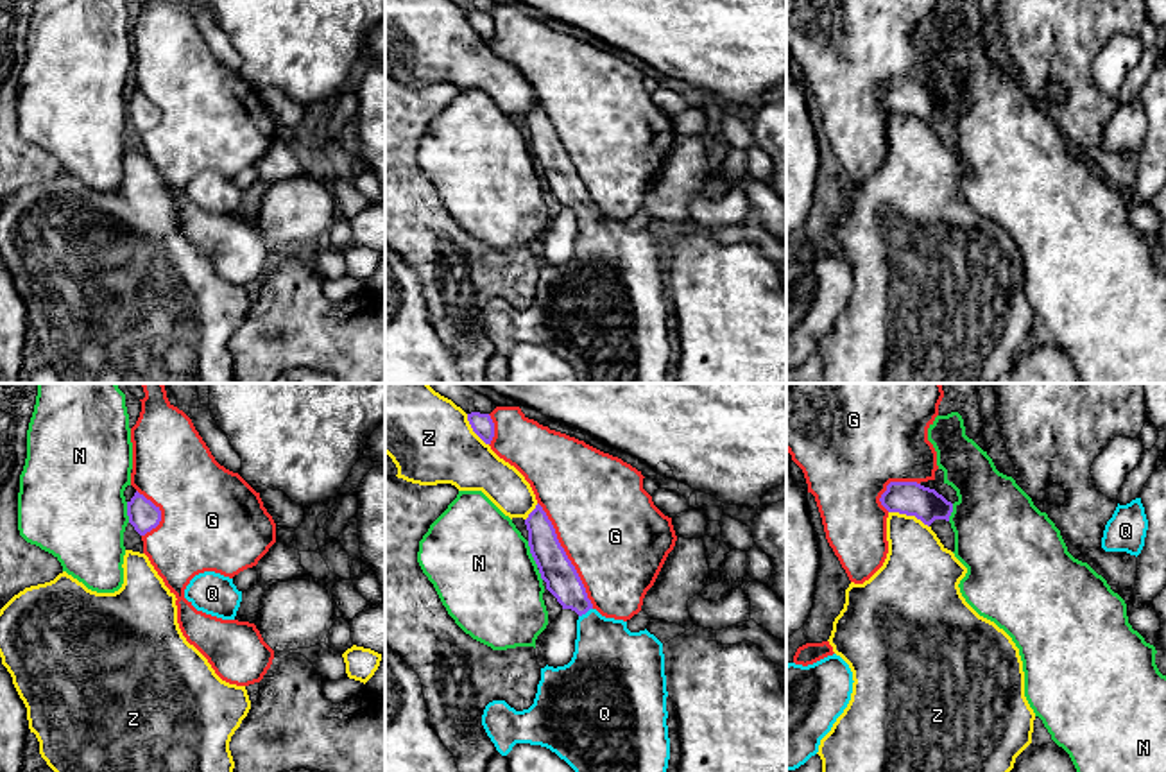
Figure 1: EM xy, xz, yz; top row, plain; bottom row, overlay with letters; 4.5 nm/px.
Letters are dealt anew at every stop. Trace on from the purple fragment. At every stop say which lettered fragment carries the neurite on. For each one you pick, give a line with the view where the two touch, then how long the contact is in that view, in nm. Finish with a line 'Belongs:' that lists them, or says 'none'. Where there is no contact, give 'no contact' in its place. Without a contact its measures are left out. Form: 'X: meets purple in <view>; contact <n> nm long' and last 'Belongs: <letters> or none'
Q: meets purple in xz; contact 80 nm long
Belongs: Q

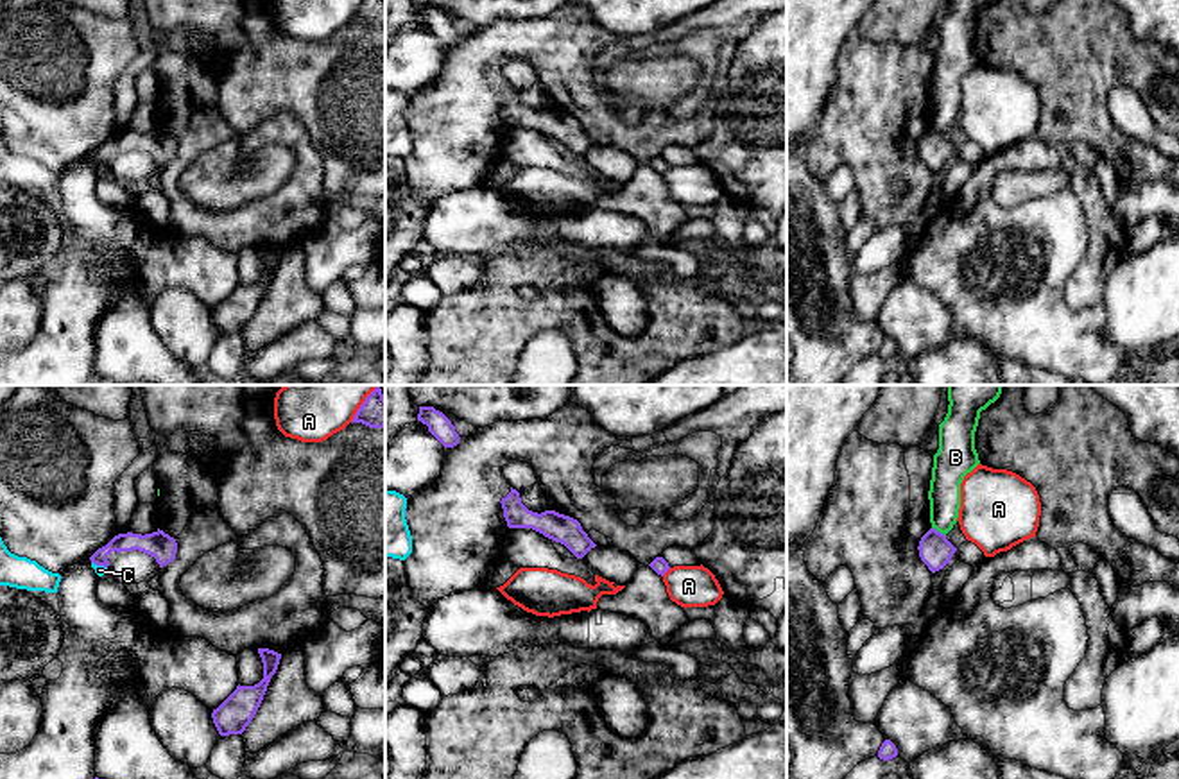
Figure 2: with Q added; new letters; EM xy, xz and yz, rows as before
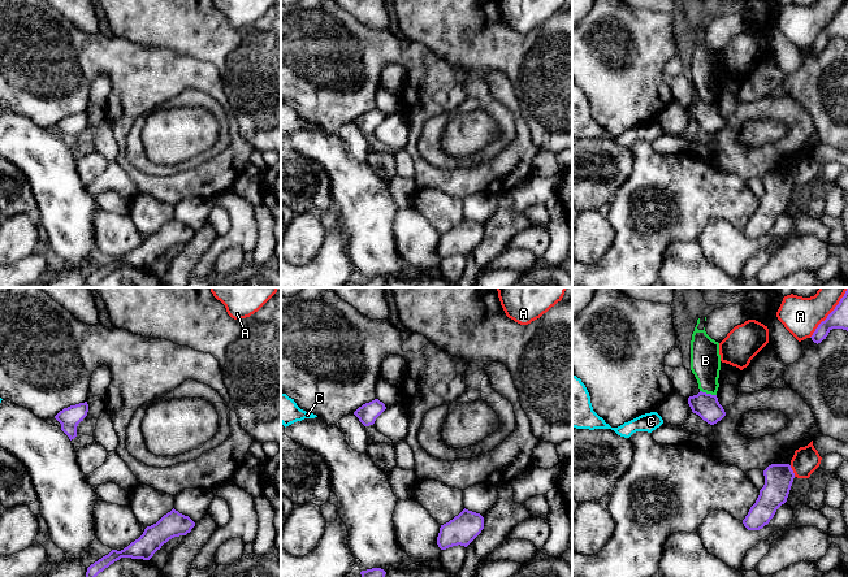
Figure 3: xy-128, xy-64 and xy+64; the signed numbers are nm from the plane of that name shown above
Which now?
Belongs: none

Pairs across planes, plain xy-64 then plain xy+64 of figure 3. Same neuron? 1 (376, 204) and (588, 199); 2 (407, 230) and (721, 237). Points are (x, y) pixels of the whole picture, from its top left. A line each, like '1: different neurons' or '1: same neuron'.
1: different neurons
2: same neuron

